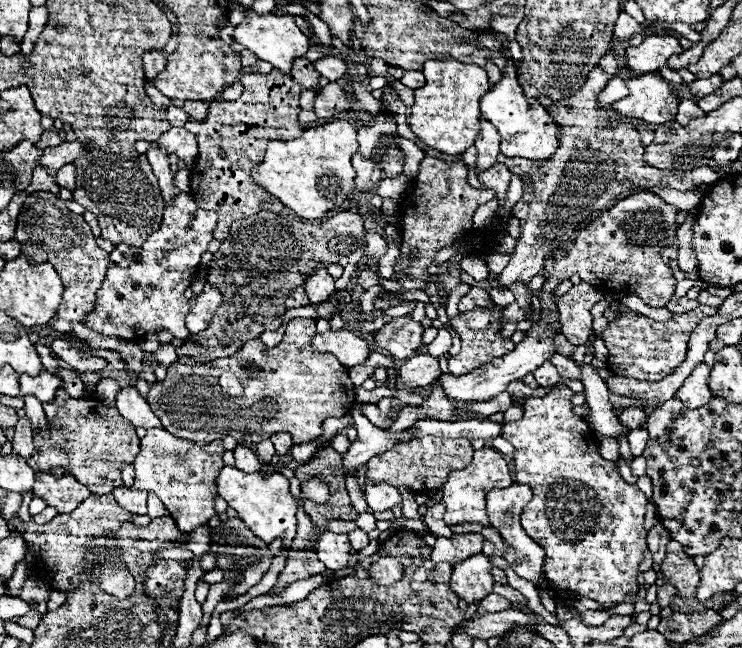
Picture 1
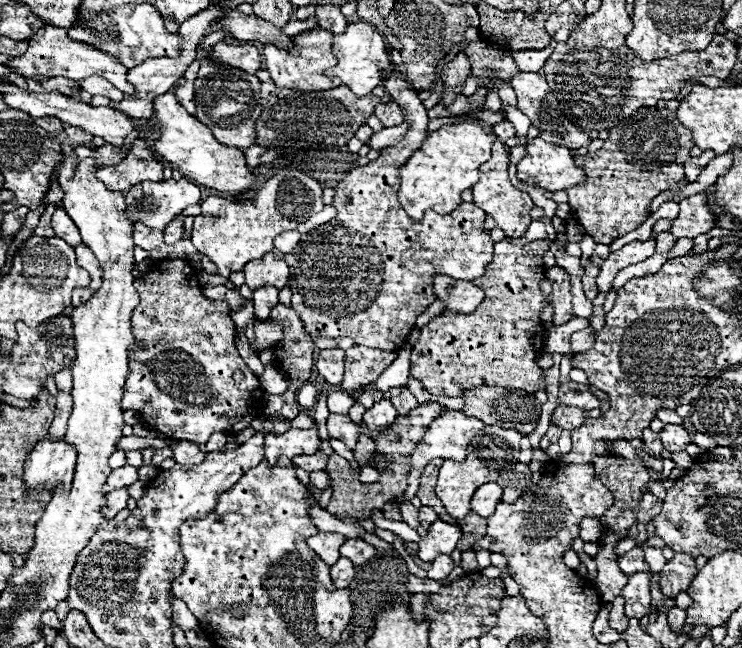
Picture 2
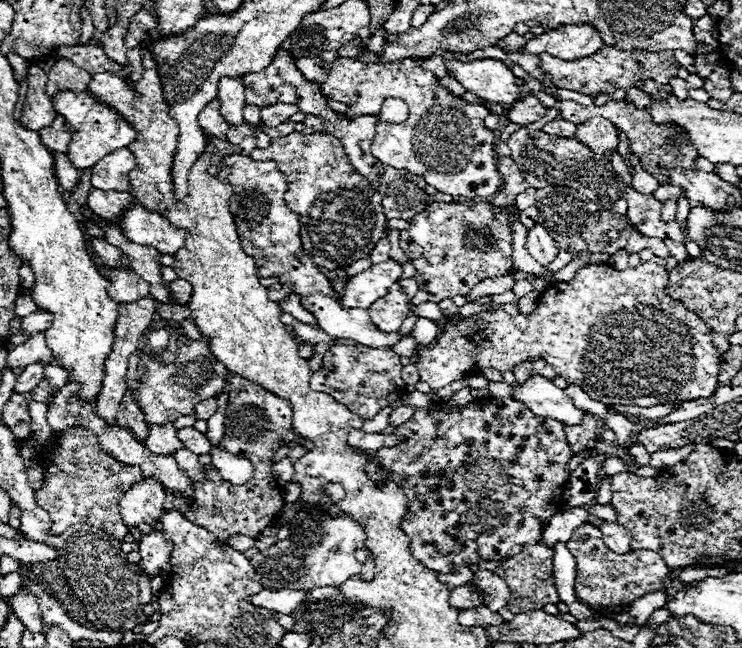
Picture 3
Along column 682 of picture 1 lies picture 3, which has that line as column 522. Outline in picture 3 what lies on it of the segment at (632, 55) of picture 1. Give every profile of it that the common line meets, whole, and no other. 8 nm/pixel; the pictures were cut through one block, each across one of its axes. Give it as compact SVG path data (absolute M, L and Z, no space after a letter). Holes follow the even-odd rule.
M566 24L556 30L550 30L546 34L540 34L534 40L528 40L522 52L530 54L542 54L548 52L552 56L558 56L562 60L578 60L584 56L590 56L592 52L600 50L604 46L600 34L594 30L592 24Z

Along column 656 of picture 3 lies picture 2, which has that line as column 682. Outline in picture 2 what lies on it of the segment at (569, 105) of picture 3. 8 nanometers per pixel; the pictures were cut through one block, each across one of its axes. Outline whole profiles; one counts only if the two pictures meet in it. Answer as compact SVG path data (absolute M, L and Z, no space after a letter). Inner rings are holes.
M678 100L660 102L652 108L638 108L632 116L626 116L624 122L618 122L616 128L610 128L610 138L598 152L574 157L575 163L584 170L586 184L577 184L566 190L568 206L572 216L584 228L596 244L612 244L616 238L636 230L650 214L650 202L664 190L672 190L680 180L684 180L684 162L690 158L692 134L676 118Z

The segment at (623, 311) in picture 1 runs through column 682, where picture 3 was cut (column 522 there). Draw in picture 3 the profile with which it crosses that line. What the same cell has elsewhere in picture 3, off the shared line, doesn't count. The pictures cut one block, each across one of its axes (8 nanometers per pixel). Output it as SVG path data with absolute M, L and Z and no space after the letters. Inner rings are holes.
M650 258L648 262L644 264L638 264L636 268L626 268L626 270L616 270L612 266L606 266L606 264L588 264L588 266L582 266L576 276L570 280L570 282L556 282L552 284L546 292L540 294L540 300L538 300L538 308L532 312L532 314L518 314L518 316L510 316L502 310L484 310L480 314L472 314L470 318L462 320L458 326L450 326L446 328L446 334L442 338L436 340L436 346L422 346L420 350L420 362L418 362L418 370L420 370L420 378L422 382L430 384L432 390L438 390L438 388L444 388L460 378L464 378L466 374L476 374L476 372L482 372L484 368L496 368L500 372L504 370L512 370L518 362L524 362L524 360L530 360L534 356L540 356L544 358L548 364L554 366L556 374L560 378L564 378L568 384L574 384L574 386L580 386L592 400L598 400L606 406L614 406L614 404L630 404L630 406L642 406L642 408L648 408L648 406L656 406L656 404L676 404L680 400L696 400L696 398L710 398L714 396L714 392L718 390L718 352L716 348L712 346L710 342L710 330L706 326L706 322L702 322L700 318L696 318L696 314L688 312L684 308L682 302L678 300L672 300L666 292L664 292L664 286L668 282L668 272L666 272L666 260L664 258Z

